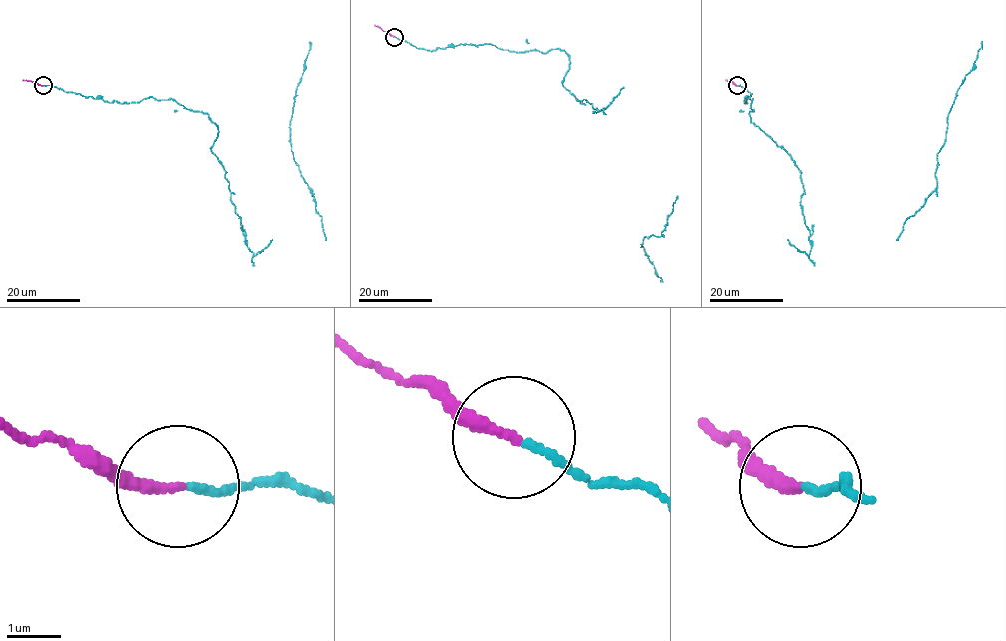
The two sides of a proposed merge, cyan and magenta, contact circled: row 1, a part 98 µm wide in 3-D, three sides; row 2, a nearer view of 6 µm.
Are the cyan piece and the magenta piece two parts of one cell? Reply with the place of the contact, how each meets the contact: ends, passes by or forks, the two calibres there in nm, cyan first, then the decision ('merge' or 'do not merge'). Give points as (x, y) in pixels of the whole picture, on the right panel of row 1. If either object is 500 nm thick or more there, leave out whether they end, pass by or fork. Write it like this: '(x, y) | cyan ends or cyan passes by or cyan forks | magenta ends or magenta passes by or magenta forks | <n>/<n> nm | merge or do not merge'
(737, 85) | cyan ends | magenta ends | 120/200 nm | do not merge

